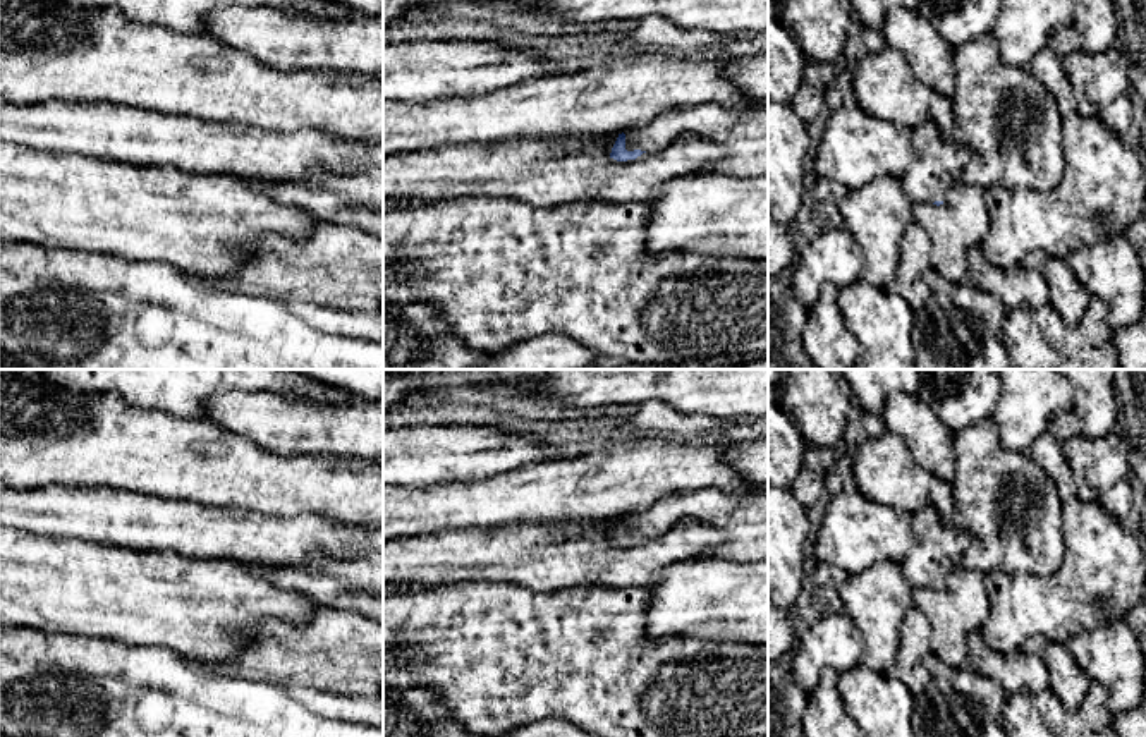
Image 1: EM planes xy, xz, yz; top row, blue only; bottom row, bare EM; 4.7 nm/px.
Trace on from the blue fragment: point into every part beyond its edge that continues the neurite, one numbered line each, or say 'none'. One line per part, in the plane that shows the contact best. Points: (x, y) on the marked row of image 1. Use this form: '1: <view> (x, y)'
1: xz (743, 133)

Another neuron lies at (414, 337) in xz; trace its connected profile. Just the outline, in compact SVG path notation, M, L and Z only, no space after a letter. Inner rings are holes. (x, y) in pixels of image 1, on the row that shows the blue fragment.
M383 302L383 369L479 369L486 352L469 349L452 333L435 306Z

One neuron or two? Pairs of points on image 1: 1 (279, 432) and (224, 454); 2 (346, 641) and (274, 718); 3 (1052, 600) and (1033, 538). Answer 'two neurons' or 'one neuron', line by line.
1: two neurons
2: two neurons
3: two neurons

